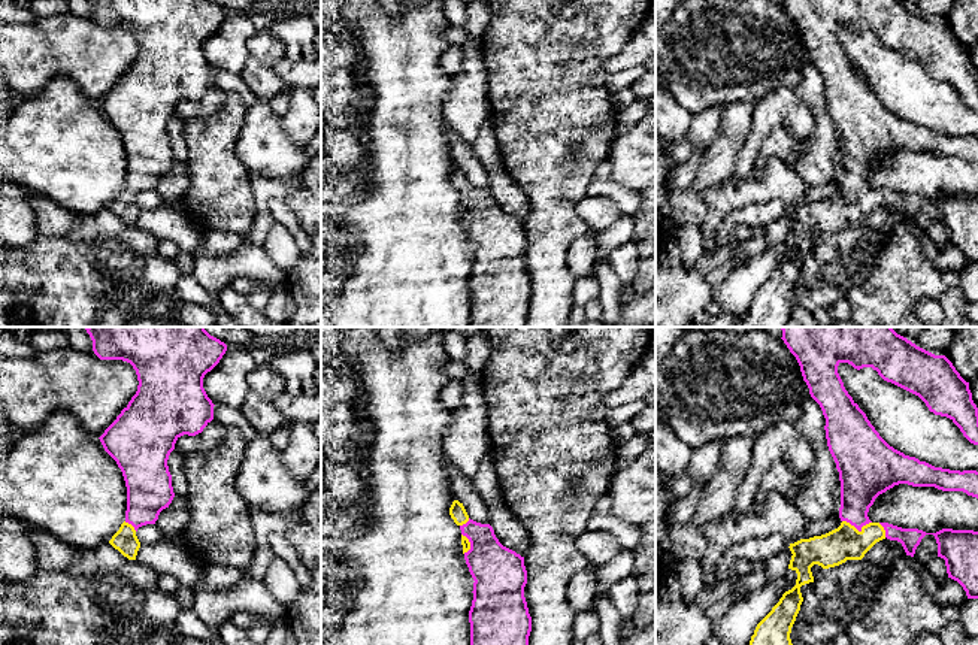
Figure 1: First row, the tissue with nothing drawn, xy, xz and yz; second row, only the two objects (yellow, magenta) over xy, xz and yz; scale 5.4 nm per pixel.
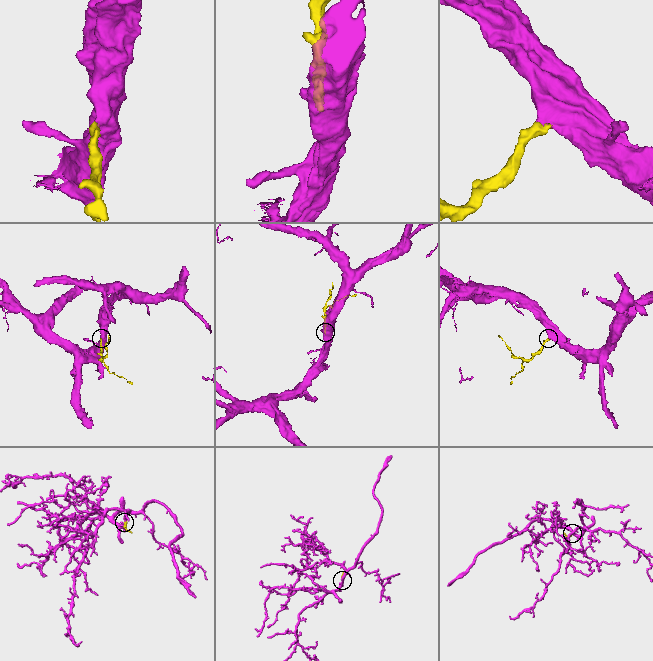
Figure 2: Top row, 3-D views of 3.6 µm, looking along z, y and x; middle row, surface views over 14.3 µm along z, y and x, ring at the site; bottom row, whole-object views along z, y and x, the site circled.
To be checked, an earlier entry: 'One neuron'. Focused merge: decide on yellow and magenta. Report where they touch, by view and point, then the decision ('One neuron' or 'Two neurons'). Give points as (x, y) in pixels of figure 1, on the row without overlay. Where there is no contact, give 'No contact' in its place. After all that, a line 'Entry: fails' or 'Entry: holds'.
Touches yellow at yz (856, 194). One neuron
Entry: holds

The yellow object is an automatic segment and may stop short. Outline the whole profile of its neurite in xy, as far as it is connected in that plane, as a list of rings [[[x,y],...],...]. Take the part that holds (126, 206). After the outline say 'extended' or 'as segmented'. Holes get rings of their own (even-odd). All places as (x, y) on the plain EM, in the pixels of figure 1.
[[[90,0],[90,3],[93,6],[93,16],[100,25],[122,25],[130,28],[133,34],[136,36],[137,46],[139,46],[136,60],[131,63],[128,70],[121,76],[116,85],[99,103],[105,116],[116,127],[118,133],[121,134],[124,146],[125,146],[125,152],[127,152],[125,187],[121,190],[119,196],[112,202],[109,209],[128,225],[136,225],[137,216],[140,214],[140,208],[136,202],[137,194],[146,190],[155,190],[160,178],[169,173],[169,170],[172,169],[175,163],[173,152],[172,152],[172,140],[169,137],[167,125],[170,118],[175,115],[176,106],[184,100],[196,102],[202,99],[203,94],[214,85],[215,70],[208,63],[203,54],[203,43],[208,37],[211,37],[219,28],[219,25],[227,16],[227,10],[211,0]]]; extended

